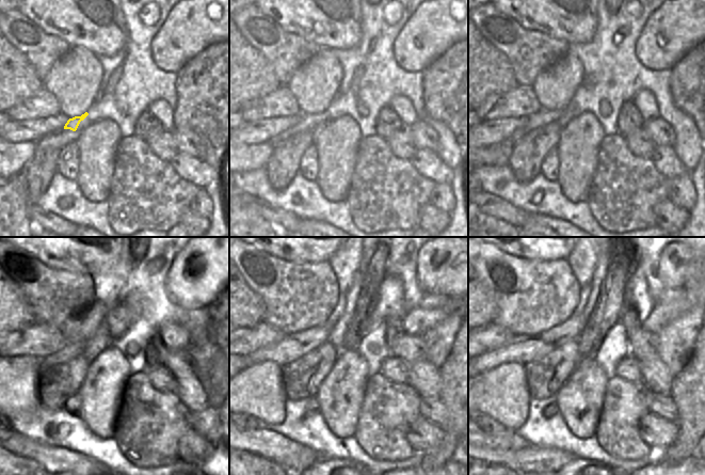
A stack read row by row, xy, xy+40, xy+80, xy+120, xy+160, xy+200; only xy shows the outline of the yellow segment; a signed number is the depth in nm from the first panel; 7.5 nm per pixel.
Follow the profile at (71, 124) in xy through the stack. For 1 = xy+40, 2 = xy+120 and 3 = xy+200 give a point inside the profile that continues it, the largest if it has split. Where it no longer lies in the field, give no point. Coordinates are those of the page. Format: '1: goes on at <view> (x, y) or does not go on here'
1: goes on at xy+40 (307, 121)
2: goes on at xy+120 (69, 350)
3: goes on at xy+200 (523, 350)

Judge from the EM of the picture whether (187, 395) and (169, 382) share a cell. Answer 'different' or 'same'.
different

